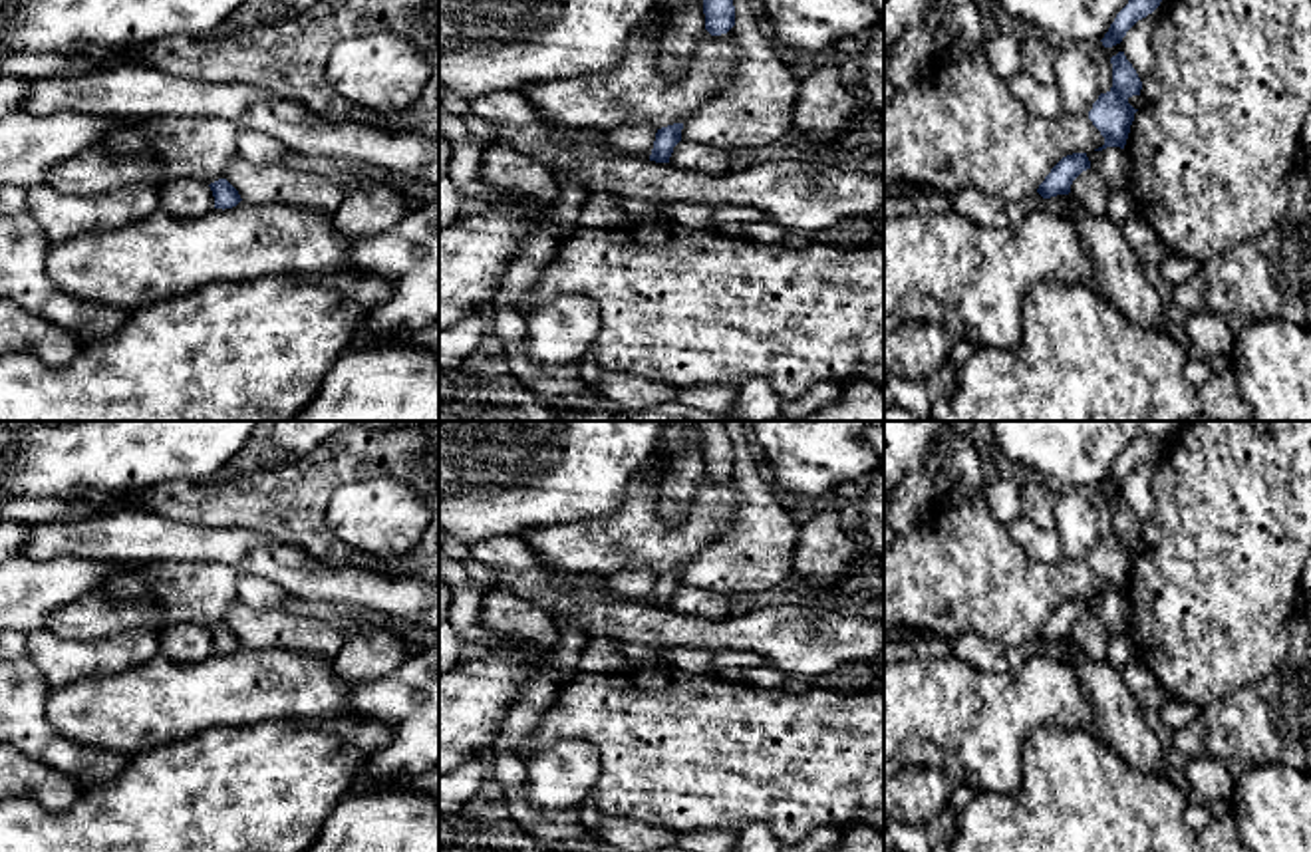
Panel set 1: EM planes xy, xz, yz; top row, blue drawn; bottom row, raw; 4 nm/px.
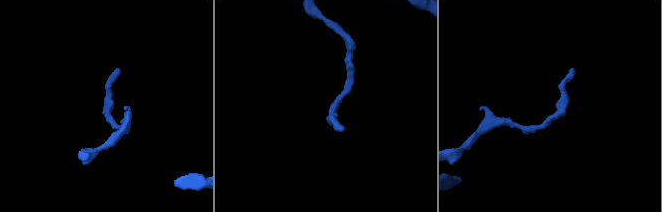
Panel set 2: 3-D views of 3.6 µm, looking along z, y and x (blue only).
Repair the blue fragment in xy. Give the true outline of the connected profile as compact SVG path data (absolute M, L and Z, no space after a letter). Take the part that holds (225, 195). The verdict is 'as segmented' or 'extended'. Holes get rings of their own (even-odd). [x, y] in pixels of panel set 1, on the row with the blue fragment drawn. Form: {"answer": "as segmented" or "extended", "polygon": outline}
{"answer": "as segmented", "polygon": "M218 179L211 183L209 187L215 197L215 209L222 209L222 211L232 209L242 201L238 191L226 179Z"}

